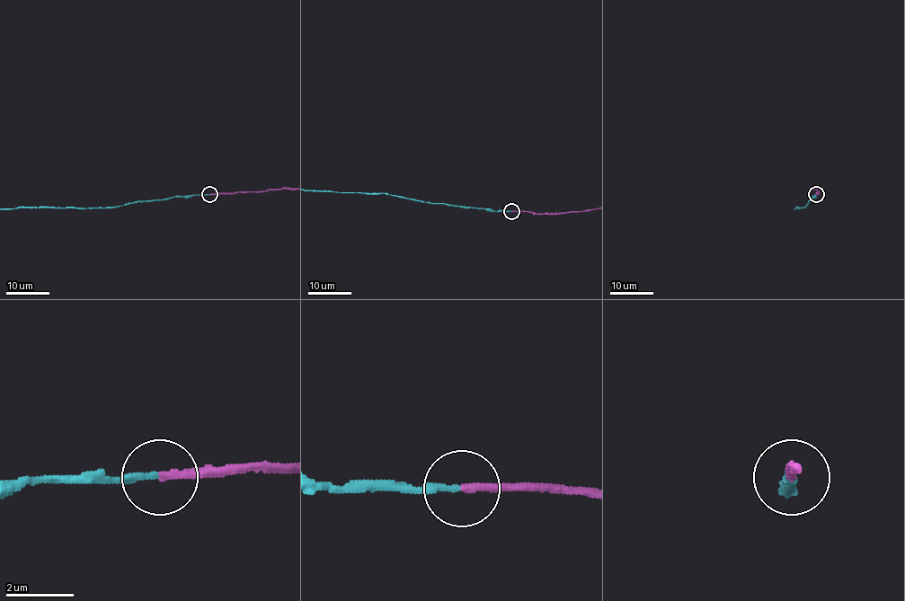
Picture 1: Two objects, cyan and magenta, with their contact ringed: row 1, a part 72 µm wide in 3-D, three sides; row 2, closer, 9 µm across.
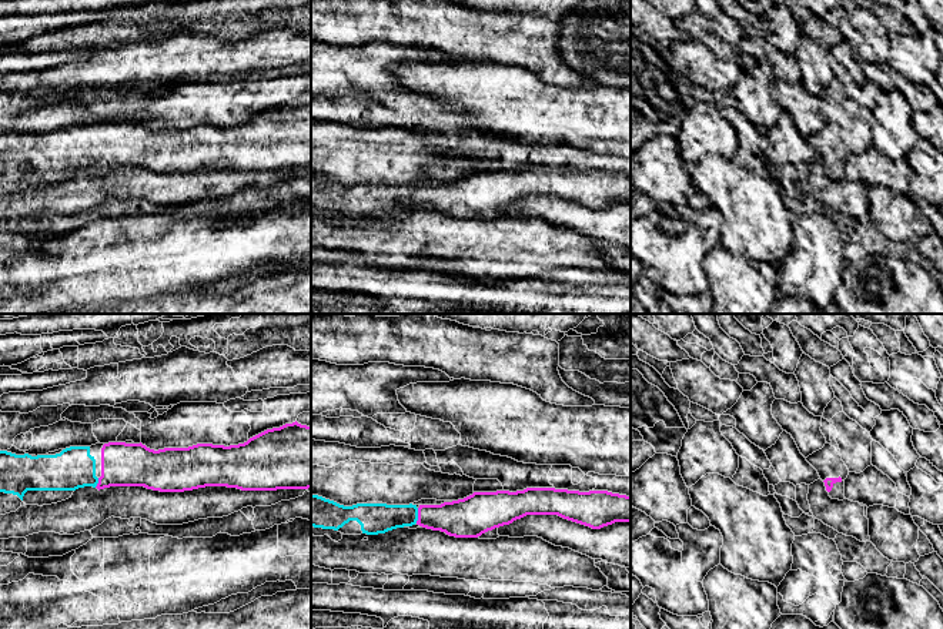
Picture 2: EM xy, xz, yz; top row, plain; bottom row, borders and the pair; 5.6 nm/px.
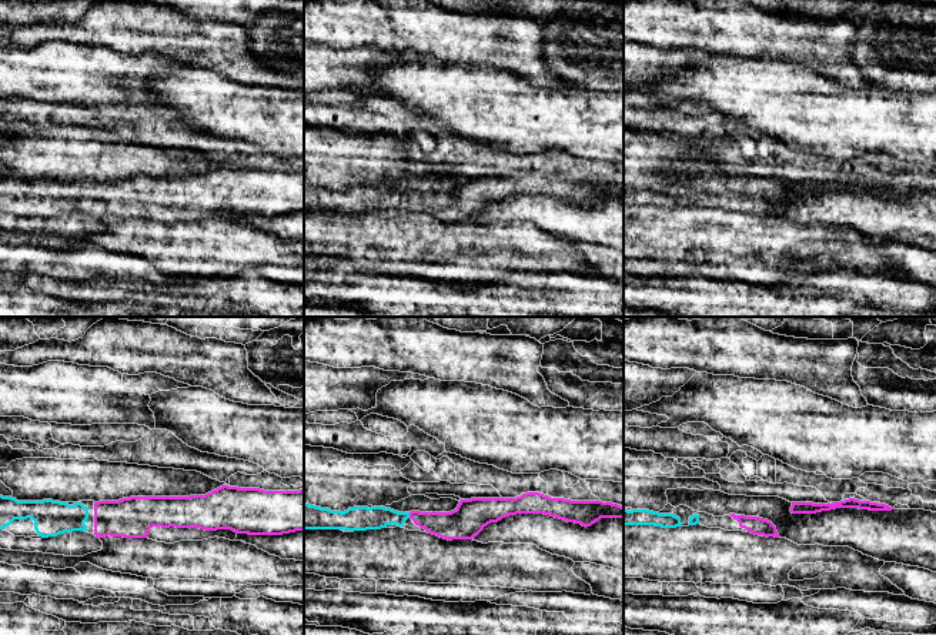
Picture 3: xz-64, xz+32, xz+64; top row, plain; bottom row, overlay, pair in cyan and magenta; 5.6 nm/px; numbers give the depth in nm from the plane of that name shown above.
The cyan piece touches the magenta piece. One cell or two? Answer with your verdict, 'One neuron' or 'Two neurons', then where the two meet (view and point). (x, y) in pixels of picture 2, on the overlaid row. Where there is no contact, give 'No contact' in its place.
One neuron. Touches cyan at xz (417, 515)

